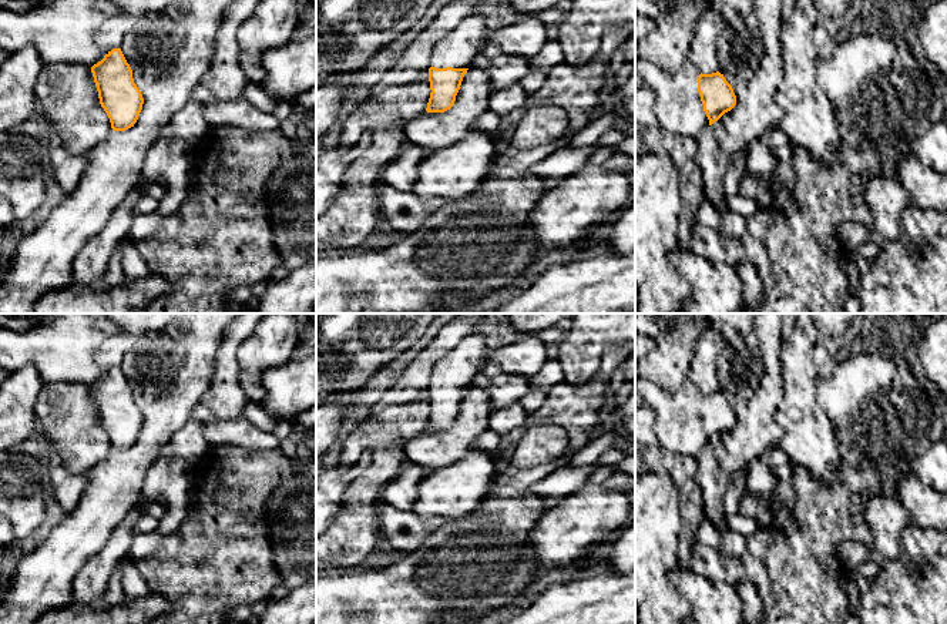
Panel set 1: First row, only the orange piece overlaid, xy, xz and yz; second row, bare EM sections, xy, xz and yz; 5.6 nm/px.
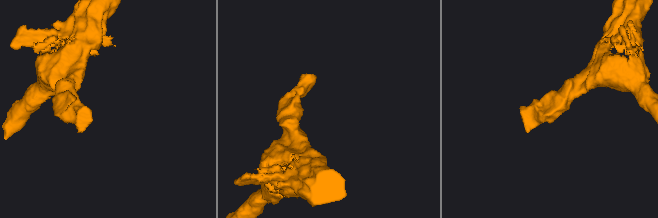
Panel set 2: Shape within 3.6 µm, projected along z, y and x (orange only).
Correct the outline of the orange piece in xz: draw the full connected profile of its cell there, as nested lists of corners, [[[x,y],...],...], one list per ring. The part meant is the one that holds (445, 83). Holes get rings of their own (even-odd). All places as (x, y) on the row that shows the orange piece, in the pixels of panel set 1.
[[[470,13],[430,53],[427,113],[444,113],[456,101],[464,74],[487,41],[486,17]]]

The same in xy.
[[[113,48],[91,67],[100,104],[114,131],[125,131],[138,120],[144,98],[121,48]]]

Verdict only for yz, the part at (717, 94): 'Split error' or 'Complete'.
Split error

